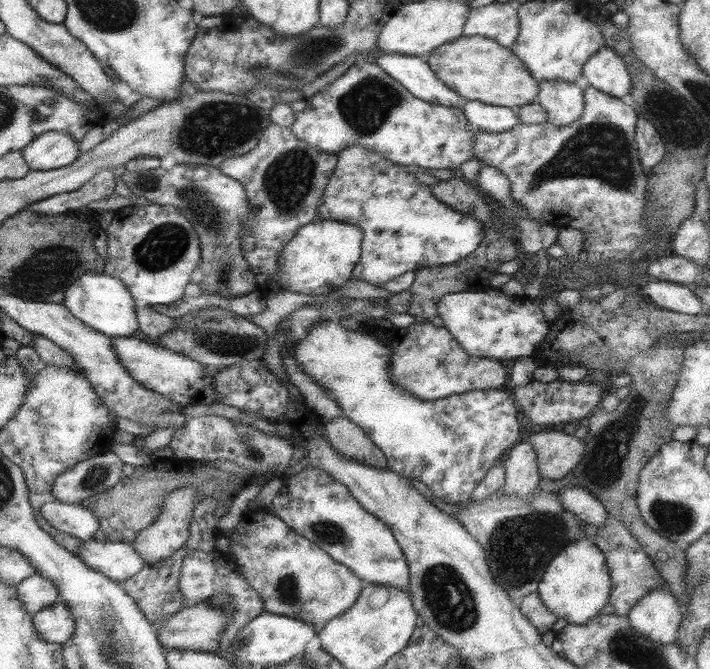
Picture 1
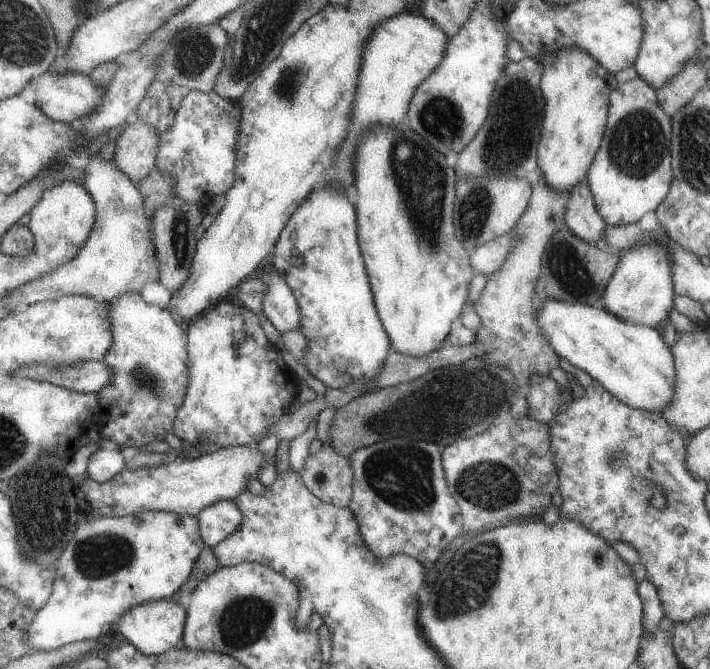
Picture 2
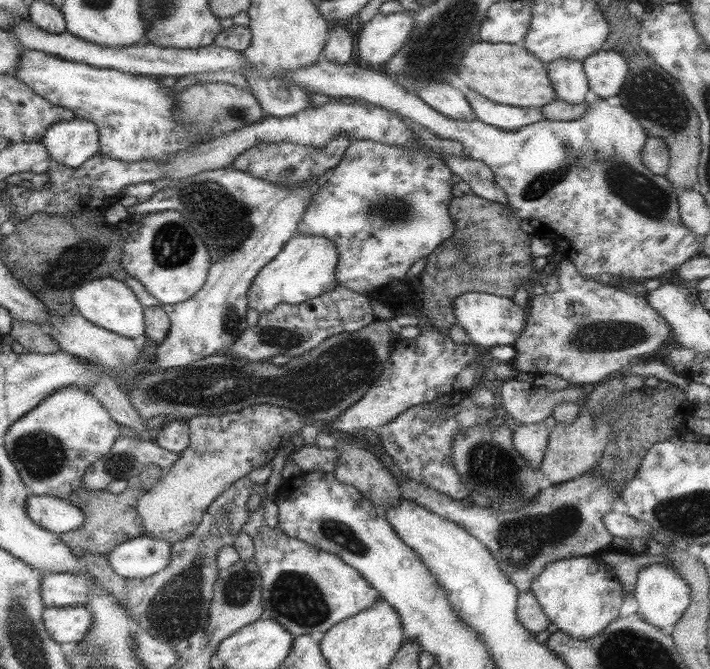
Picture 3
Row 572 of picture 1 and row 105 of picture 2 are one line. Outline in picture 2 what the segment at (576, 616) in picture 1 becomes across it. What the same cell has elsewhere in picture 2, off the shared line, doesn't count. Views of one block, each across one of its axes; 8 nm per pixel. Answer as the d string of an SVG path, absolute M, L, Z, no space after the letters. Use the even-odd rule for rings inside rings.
M568 47L558 49L550 54L540 56L538 62L543 66L539 80L541 103L543 108L543 122L541 137L537 146L537 166L545 181L559 193L569 193L574 186L584 180L585 174L598 152L607 125L609 111L609 96L620 84L599 62L582 49Z

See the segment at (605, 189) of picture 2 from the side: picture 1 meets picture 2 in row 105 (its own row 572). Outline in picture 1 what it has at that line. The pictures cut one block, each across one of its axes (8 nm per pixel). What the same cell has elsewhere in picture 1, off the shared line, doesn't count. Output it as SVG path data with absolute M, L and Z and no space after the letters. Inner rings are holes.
M608 516L606 524L598 526L595 545L606 557L606 564L610 573L611 587L608 602L614 606L614 614L620 617L628 616L630 609L648 593L654 589L663 587L666 584L664 578L656 570L652 558L646 554L646 550L640 546L640 542L630 534L630 530L616 518Z

